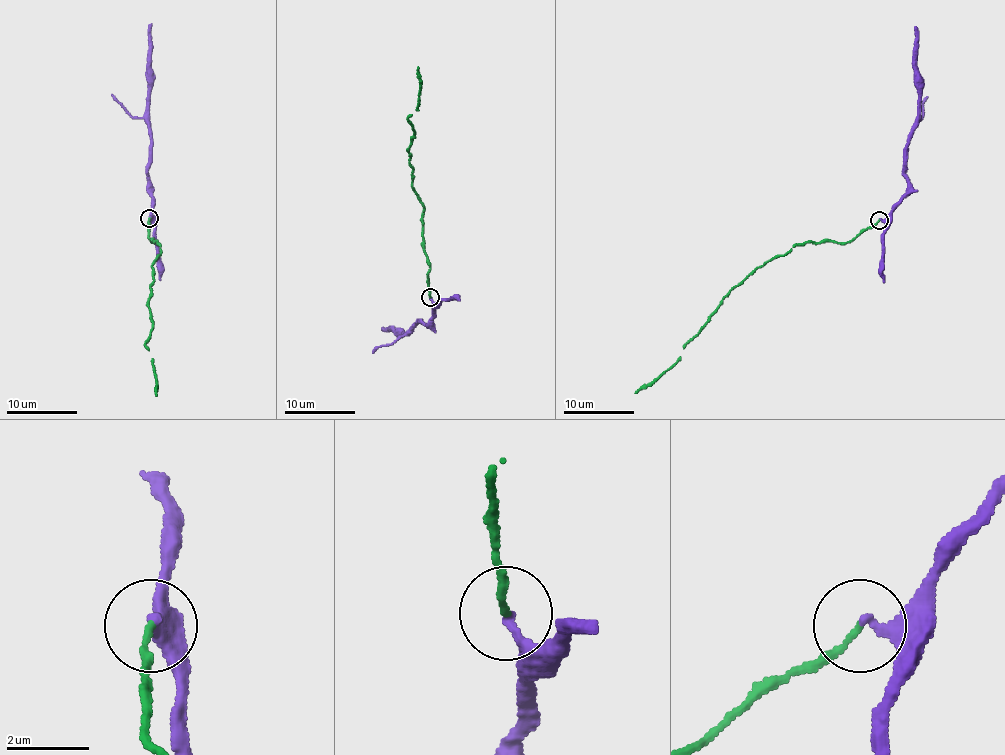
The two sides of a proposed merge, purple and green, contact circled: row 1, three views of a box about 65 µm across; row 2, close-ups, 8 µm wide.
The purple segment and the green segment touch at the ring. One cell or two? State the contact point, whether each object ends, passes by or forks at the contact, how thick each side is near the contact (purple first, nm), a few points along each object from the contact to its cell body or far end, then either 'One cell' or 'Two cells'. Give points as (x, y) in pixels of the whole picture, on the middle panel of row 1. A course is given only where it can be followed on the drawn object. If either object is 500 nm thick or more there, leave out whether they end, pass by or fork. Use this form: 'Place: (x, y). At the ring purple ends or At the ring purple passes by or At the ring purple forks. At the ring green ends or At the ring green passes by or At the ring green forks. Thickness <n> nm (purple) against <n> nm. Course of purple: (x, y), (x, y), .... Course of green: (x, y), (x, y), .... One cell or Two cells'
Place: (430, 297). At the ring purple ends. At the ring green ends. Thickness 220 nm (purple) against 140 nm. Course of purple: (430, 298), (433, 315), (428, 324), (413, 323), (408, 333), (383, 328). Course of green: (430, 298), (422, 231), (423, 208), (407, 151), (415, 134), (407, 118), (419, 101), (417, 66). One cell

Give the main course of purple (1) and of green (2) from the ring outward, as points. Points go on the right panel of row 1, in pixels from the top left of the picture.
1: (879, 220), (885, 218), (907, 191), (907, 135), (918, 115), (915, 27)
2: (879, 220), (845, 243), (795, 245), (756, 267), (723, 299), (671, 367), (634, 393)

